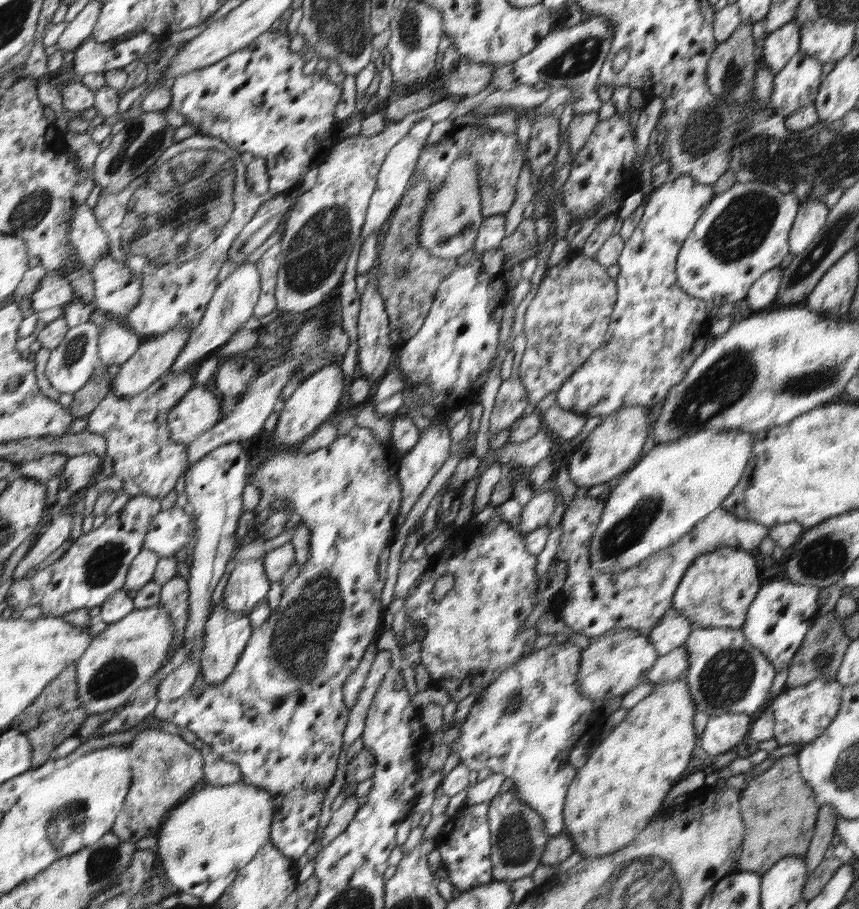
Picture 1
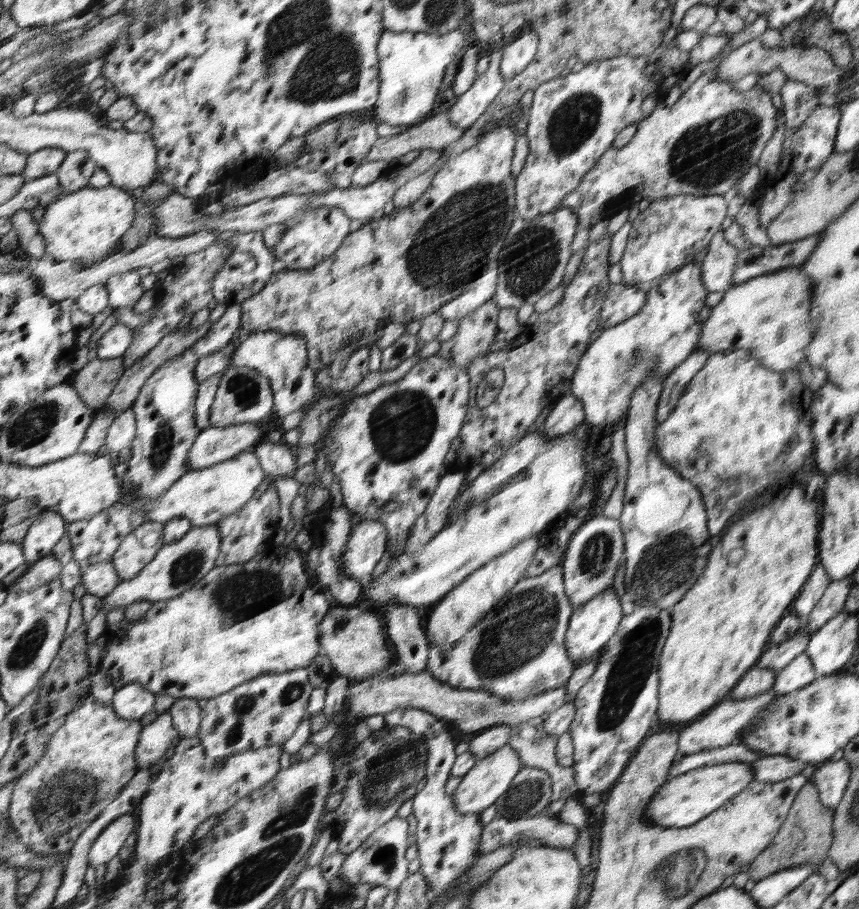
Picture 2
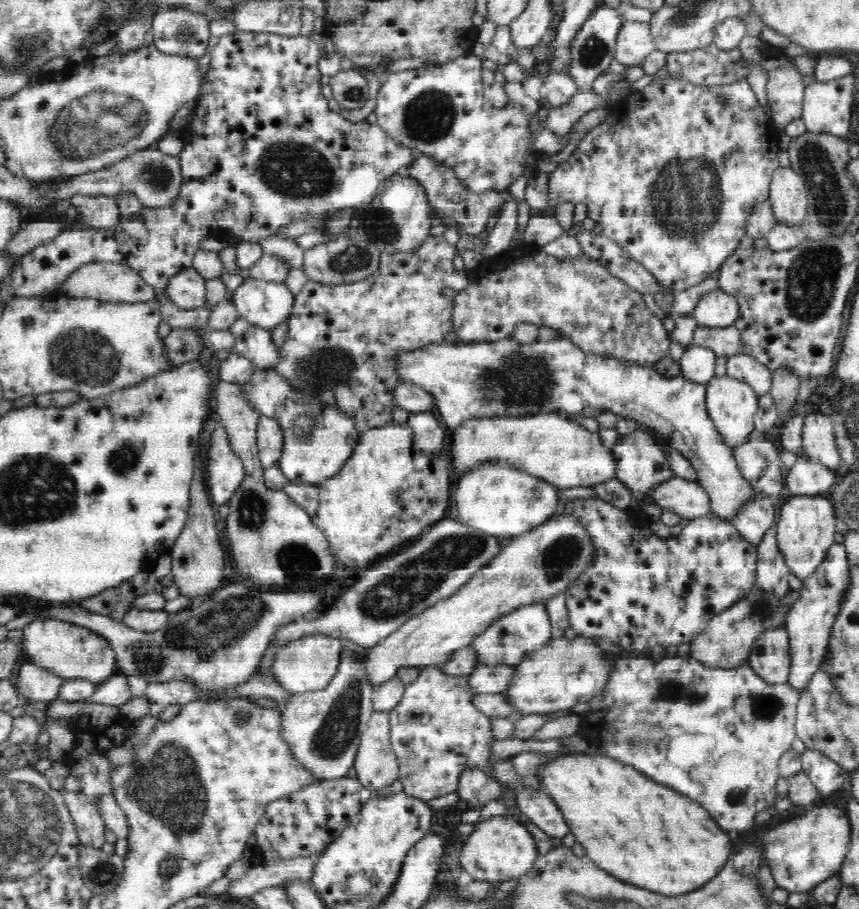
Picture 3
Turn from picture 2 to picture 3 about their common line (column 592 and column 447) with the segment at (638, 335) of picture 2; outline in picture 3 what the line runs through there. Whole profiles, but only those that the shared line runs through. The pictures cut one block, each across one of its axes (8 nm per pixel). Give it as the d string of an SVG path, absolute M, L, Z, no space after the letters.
M556 336L552 340L540 337L533 343L522 344L514 338L484 343L466 343L452 338L445 343L430 343L421 350L406 351L397 360L397 373L409 383L427 390L435 400L437 415L442 424L451 430L458 428L464 420L482 417L534 416L542 413L580 413L583 408L594 408L598 412L610 411L619 417L642 422L642 427L656 430L662 436L678 434L673 448L680 452L696 470L697 481L709 494L711 510L719 518L730 521L735 513L752 497L755 490L748 484L733 458L733 447L727 445L708 414L705 398L707 386L682 377L666 377L654 366L632 363L616 357L606 357L580 350L572 340Z

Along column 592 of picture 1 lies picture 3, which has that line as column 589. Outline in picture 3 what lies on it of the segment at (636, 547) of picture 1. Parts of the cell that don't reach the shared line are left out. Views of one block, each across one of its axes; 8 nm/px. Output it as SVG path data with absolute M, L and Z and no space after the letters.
M574 515L552 516L542 526L513 536L472 578L448 598L440 600L364 653L364 676L373 690L389 683L405 668L442 667L458 648L471 645L498 617L522 605L534 604L564 592L594 560L590 533Z

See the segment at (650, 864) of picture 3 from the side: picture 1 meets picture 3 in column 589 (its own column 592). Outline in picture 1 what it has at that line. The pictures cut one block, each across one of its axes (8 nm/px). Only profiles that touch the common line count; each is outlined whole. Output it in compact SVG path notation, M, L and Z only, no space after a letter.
M674 680L663 682L648 697L629 709L624 722L620 722L608 736L593 749L583 768L572 780L564 804L564 831L572 836L575 851L592 859L622 850L640 835L654 812L660 808L668 790L680 780L688 768L688 760L694 750L695 700L691 696L689 682Z

